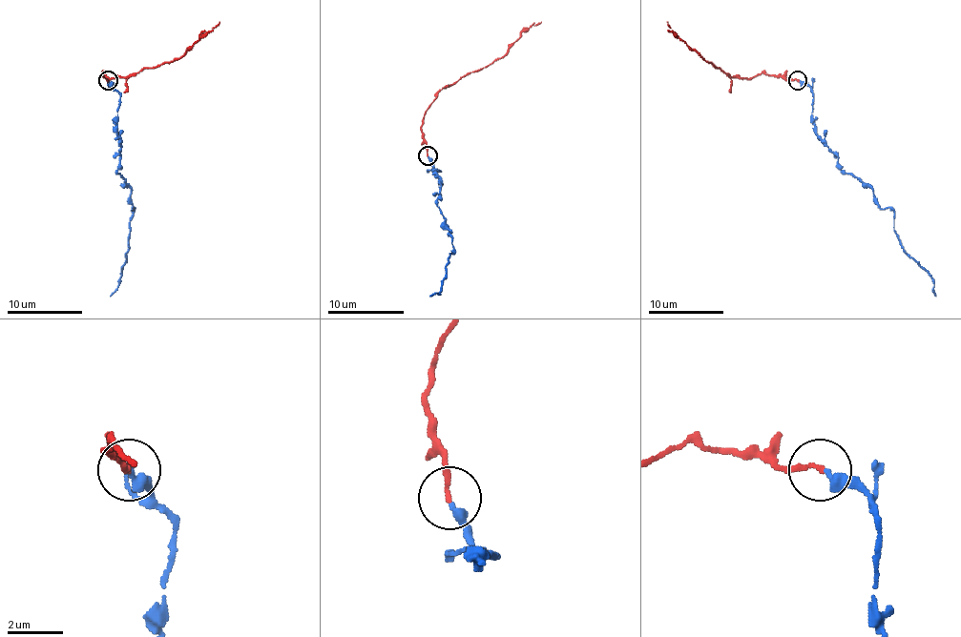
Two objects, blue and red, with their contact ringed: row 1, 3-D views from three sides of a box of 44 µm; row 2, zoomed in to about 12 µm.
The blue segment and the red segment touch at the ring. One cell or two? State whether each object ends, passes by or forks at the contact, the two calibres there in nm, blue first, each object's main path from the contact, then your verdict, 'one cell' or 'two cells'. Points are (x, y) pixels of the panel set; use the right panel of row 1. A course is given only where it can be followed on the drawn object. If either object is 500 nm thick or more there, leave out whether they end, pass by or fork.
blue ends | red ends | 340/180 nm | blue via (799, 80), (810, 88), (816, 134), (892, 211), (902, 248), (929, 276), (935, 297) | red via (797, 80), (760, 74), (732, 78), (668, 30), (666, 22) | one cell

